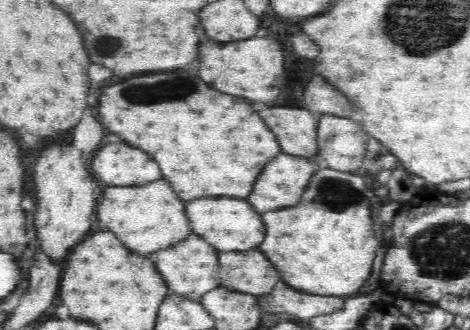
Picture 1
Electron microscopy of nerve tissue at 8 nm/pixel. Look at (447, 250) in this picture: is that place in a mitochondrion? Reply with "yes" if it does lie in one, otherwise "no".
yes

